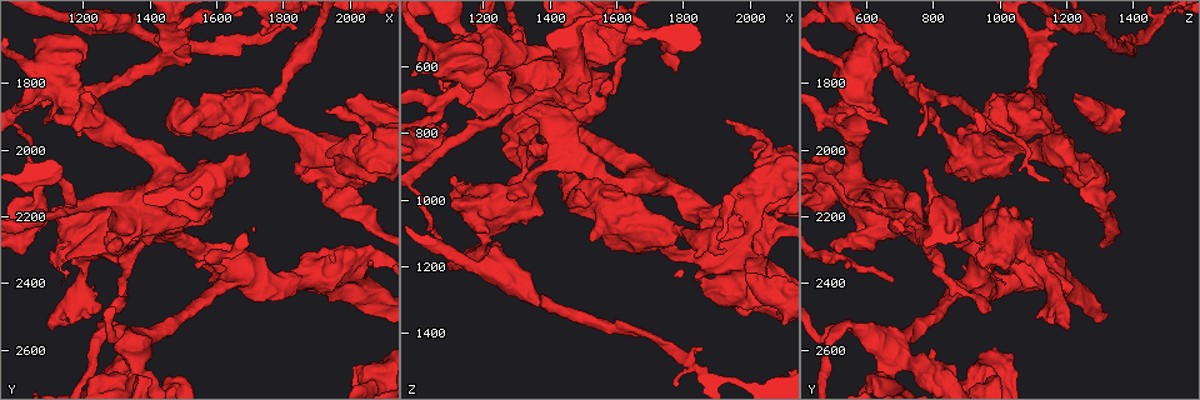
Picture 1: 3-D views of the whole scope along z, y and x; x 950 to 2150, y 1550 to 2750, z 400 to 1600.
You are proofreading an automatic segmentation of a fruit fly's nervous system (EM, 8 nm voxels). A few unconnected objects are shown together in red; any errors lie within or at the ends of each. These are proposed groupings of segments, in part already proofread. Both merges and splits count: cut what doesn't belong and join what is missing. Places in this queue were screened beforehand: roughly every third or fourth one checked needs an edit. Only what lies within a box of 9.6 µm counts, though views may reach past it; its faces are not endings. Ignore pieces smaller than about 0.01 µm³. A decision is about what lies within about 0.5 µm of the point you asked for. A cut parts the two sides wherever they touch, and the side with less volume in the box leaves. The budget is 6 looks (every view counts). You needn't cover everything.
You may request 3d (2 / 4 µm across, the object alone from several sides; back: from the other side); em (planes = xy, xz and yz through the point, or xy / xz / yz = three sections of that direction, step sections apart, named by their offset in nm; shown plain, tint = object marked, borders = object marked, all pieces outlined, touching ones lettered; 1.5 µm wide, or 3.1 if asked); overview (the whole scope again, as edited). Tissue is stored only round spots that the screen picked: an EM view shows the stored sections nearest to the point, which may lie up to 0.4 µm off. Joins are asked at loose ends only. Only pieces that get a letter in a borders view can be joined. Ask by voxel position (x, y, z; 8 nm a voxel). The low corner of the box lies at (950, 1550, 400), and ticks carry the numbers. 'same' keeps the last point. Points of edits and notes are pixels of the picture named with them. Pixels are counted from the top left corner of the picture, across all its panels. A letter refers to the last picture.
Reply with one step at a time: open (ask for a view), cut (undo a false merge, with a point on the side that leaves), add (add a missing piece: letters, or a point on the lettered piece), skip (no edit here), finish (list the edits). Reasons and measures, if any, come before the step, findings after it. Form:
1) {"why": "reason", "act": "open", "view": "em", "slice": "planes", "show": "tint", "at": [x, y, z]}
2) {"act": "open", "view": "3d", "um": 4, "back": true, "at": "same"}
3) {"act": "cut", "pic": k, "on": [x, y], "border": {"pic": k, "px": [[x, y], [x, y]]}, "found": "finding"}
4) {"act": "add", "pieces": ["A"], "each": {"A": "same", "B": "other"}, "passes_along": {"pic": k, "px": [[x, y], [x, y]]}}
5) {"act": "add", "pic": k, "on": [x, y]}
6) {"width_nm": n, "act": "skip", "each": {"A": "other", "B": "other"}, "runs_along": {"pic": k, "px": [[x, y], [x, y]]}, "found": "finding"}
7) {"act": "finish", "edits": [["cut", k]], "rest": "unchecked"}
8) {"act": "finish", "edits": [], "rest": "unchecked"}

{"why": "a fork", "act": "open", "view": "em", "slice": "planes", "show": "borders", "at": [1180, 2170, 620]}

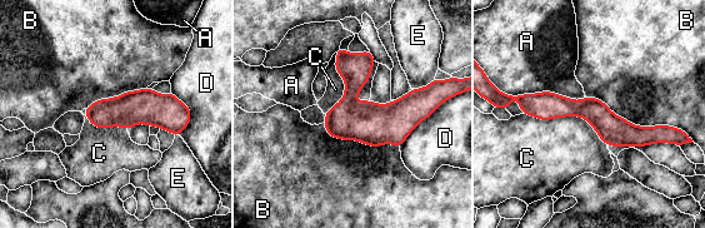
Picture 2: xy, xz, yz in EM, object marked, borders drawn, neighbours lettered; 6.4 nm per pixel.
{"width_nm": 160, "longest_contact_nm": ["B", 650], "act": "skip", "each": {"A": "other", "B": "other", "C": "other", "D": "other", "E": "other"}, "found": "continuous, no second neuron"}

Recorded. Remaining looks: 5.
{"why": "thick turns thin", "act": "open", "view": "3d", "um": 4, "at": [1730, 1860, 1120]}

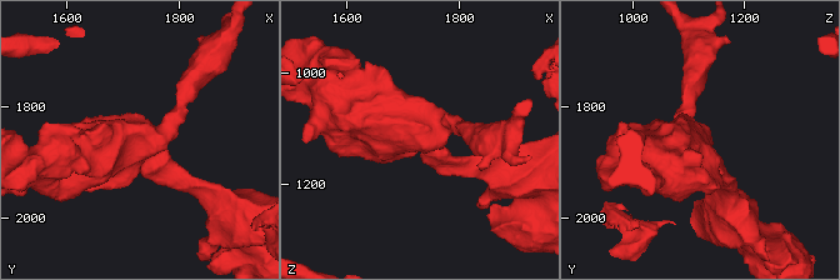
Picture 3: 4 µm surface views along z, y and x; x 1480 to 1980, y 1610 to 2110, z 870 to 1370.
{"arms": 4, "act": "open", "view": "em", "slice": "yz", "step": 4, "show": "borders", "at": [1730, 1865, 1105]}

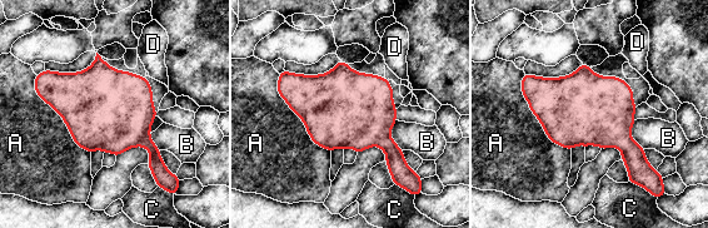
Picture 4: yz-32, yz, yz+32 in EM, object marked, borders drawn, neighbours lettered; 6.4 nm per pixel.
{"act": "skip", "each": {"A": "other", "B": "other", "C": "other", "D": "other"}, "border": {"pic": 4, "px": [[523, 73], [529, 109], [571, 150]]}, "found": "all the same neuron"}

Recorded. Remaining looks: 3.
{"why": "three-way junction", "act": "open", "view": "3d", "um": 4, "at": [1980, 2150, 1300]}

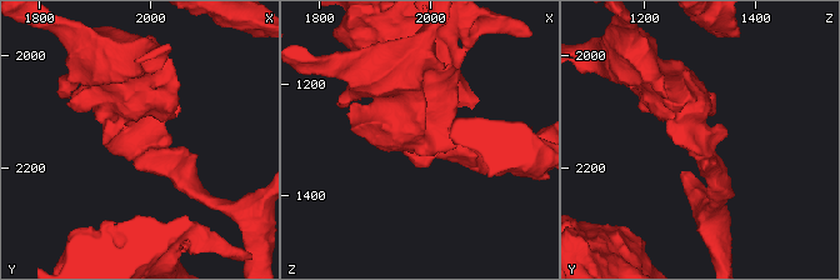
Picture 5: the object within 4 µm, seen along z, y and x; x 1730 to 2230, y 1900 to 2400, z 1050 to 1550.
{"why": "need the tissue", "act": "open", "view": "em", "slice": "yz", "step": 8, "show": "tint", "at": [1980, 2155, 1305]}

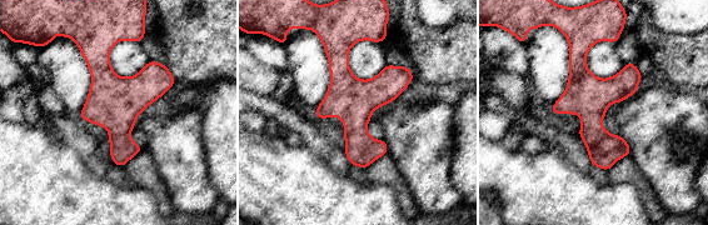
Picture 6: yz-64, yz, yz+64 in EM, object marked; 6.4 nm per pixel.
{"act": "open", "view": "em", "slice": "yz", "step": 8, "show": "borders", "at": "same"}

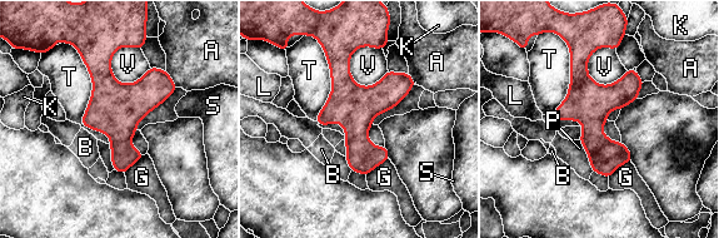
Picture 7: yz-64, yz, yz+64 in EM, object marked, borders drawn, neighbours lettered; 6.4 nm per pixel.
{"width_nm": 300, "act": "skip", "each": {"A": "other", "B": "other", "G": "other", "K": "other", "L": "other", "P": "other", "S": "other", "T": "other", "V": "other"}, "runs_along": {"pic": 7, "px": [[355, 34], [341, 80], [365, 170]]}, "found": "continuous, no second neuron"}

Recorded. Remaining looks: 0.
{"act": "finish", "edits": [], "rest": "unchecked"}

